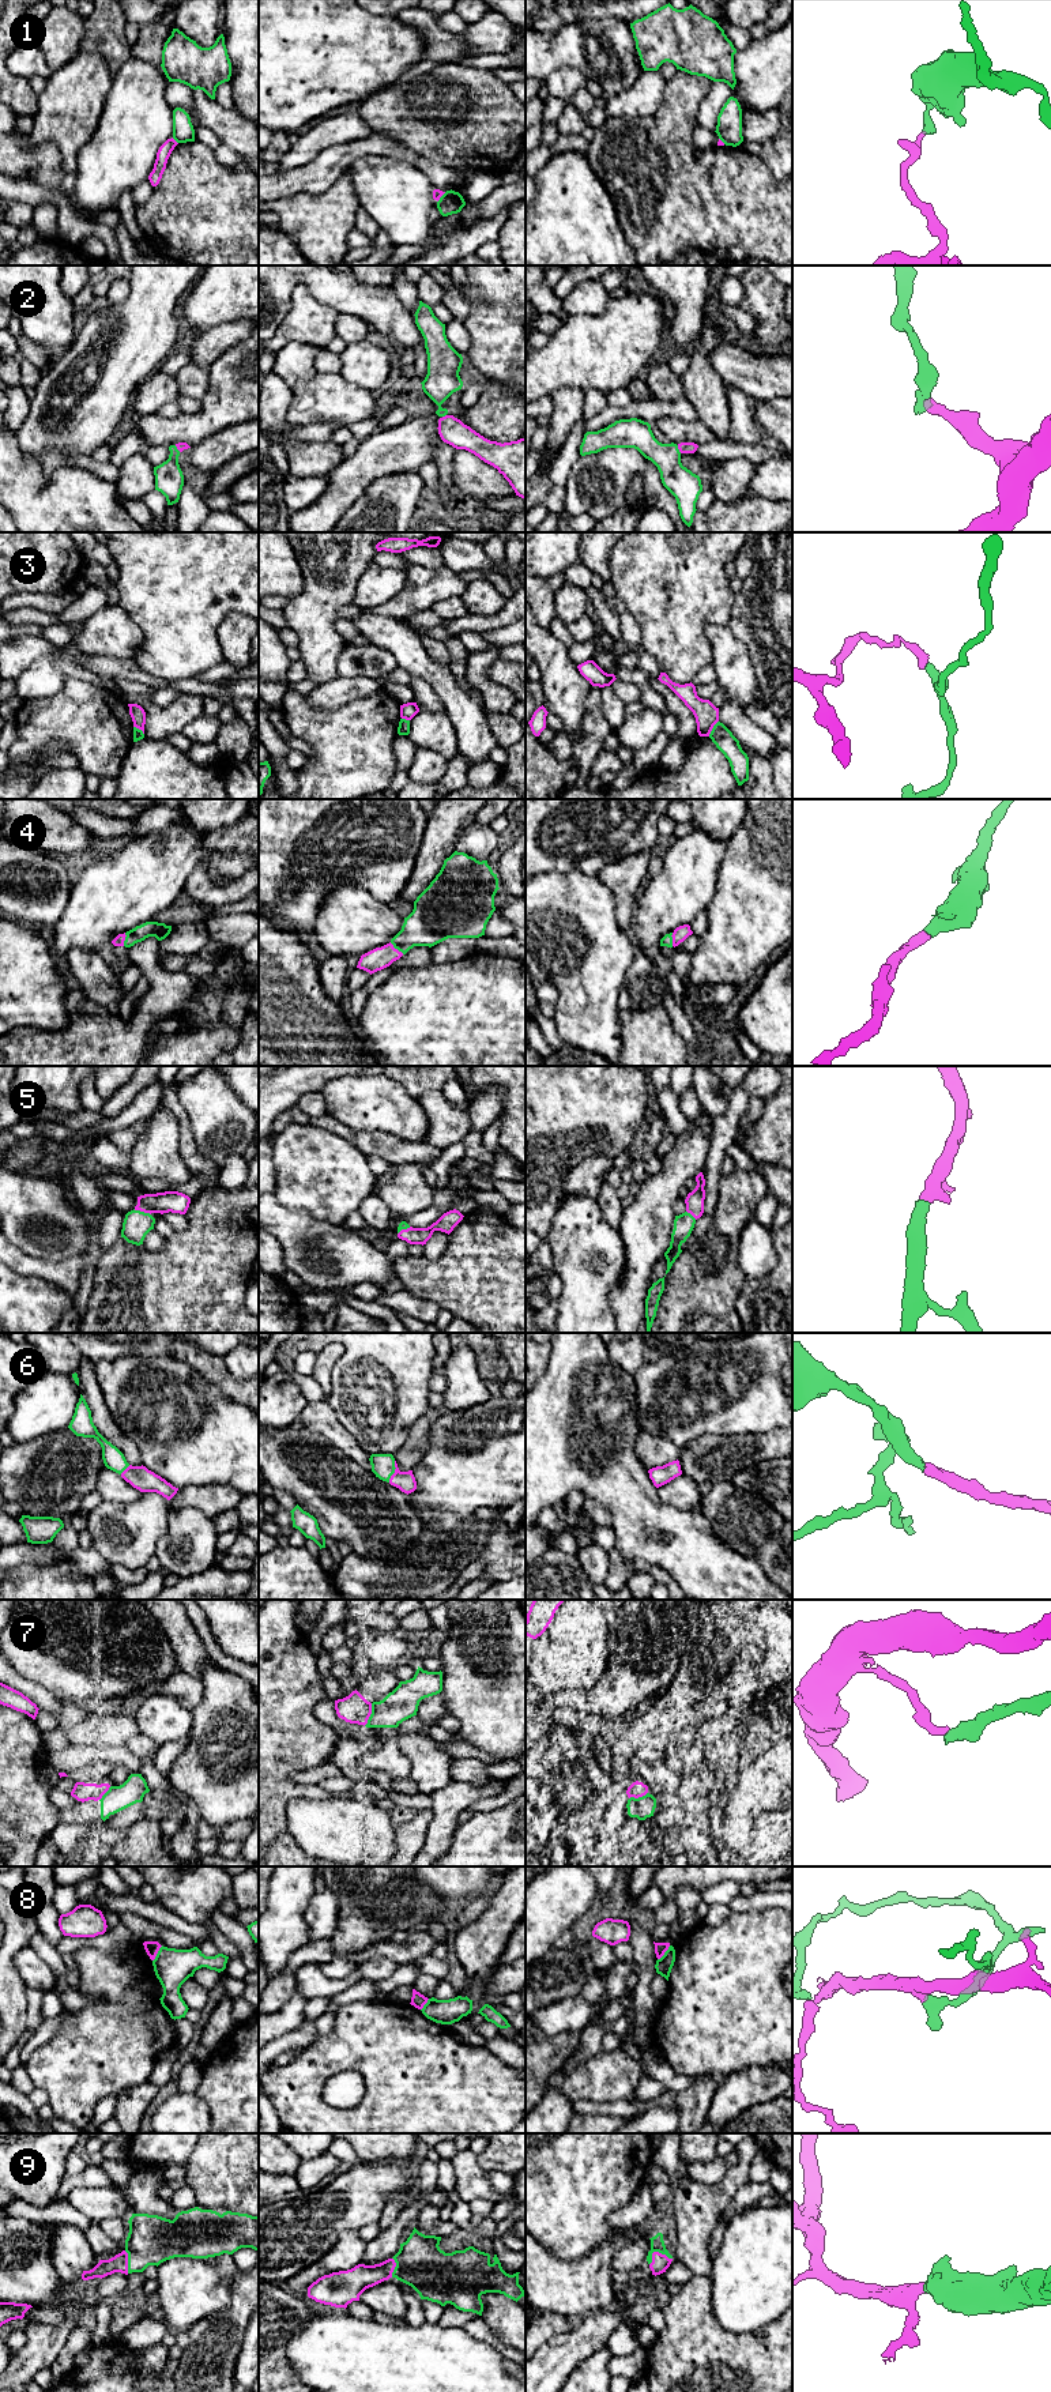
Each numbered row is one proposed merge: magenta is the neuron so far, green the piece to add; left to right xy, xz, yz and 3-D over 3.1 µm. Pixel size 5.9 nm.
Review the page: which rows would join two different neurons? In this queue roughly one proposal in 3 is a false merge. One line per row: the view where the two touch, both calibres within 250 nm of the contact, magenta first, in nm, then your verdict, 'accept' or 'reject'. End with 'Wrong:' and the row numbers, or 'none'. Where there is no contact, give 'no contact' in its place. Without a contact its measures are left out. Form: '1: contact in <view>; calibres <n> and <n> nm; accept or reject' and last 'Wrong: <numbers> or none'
1: contact in xy; calibres 80 and 130 nm; reject
2: contact in yz; calibres 60 and 180 nm; accept
3: contact in yz; calibres 140 and 120 nm; reject
4: contact in xz; calibres 130 and 260 nm; accept
5: contact in xy; calibres 130 and 160 nm; accept
6: contact in xz; calibres 110 and 140 nm; accept
7: contact in xz; calibres 170 and 190 nm; reject
8: contact in xy; calibres 80 and 220 nm; reject
9: contact in yz; calibres 100 and 80 nm; accept
Wrong: 1, 3, 7, 8

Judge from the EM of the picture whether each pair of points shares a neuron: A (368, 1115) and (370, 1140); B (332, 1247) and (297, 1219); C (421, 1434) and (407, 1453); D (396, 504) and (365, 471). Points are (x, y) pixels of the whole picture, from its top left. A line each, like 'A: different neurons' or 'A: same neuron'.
A: different neurons
B: same neuron
C: same neuron
D: different neurons

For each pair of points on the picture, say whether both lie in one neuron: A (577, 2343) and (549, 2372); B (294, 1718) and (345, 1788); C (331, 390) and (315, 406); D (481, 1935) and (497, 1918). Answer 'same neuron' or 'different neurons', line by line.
A: same neuron
B: different neurons
C: same neuron
D: same neuron

